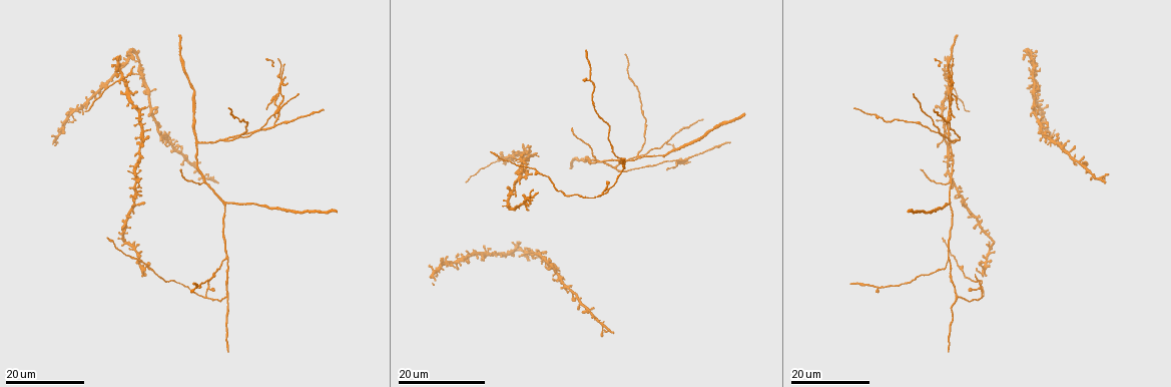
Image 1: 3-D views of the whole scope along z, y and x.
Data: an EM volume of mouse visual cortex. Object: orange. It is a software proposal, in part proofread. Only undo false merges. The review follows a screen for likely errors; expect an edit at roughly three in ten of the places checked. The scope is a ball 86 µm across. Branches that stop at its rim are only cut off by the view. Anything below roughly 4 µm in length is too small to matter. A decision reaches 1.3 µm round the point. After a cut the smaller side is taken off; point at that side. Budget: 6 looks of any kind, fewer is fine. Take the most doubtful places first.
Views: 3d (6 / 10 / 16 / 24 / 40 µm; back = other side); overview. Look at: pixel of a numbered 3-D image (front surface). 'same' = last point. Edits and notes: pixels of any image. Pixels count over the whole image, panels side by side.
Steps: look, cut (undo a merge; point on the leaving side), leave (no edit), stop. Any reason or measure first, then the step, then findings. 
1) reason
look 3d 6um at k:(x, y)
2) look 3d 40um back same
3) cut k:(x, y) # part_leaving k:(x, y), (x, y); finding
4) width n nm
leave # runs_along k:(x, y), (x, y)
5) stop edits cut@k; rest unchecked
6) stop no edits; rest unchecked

arms part here
look 3d 16um at 1:(947, 257)

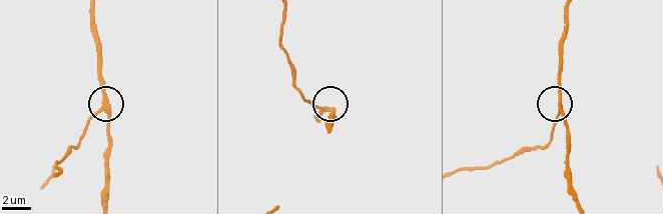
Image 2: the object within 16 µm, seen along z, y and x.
zoom in
look 3d 6um at 2:(325, 107)

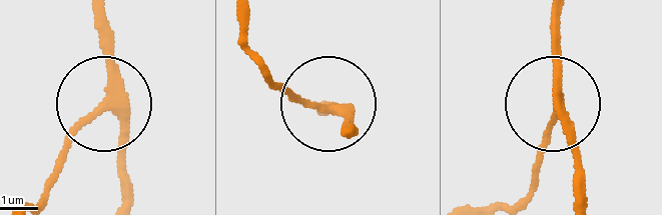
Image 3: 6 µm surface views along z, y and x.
width 220 nm
leave # runs_along 3:(120, 192), (120, 135), (101, 112), (47, 179); one neuron here

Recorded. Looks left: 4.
four-way junction
look 3d 24um at 1:(984, 271)

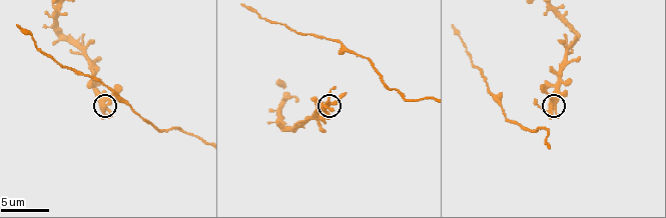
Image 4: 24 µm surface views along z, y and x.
closer look
look 3d 10um at 4:(549, 104)

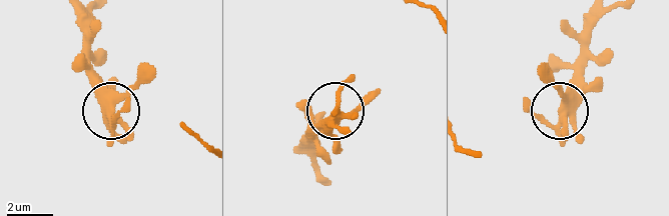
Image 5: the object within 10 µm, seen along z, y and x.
leave # continuous, no second neuron

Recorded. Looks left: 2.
three-way junction
look 3d 16um at 1:(637, 155)

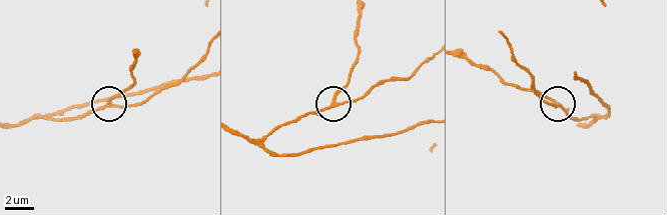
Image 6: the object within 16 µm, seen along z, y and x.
look 3d 10um at 6:(556, 100)

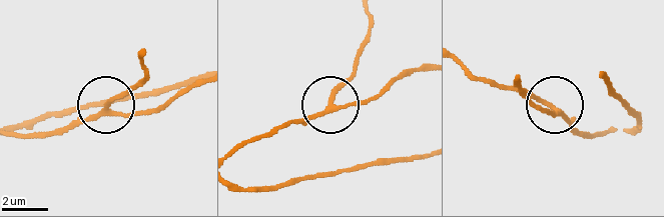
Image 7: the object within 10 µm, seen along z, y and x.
width 190 nm
leave # runs_along 7:(11, 133), (45, 133), (103, 106), (131, 116), (152, 110); continuous, no second neuron

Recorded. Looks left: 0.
stop no edits; rest unchecked

